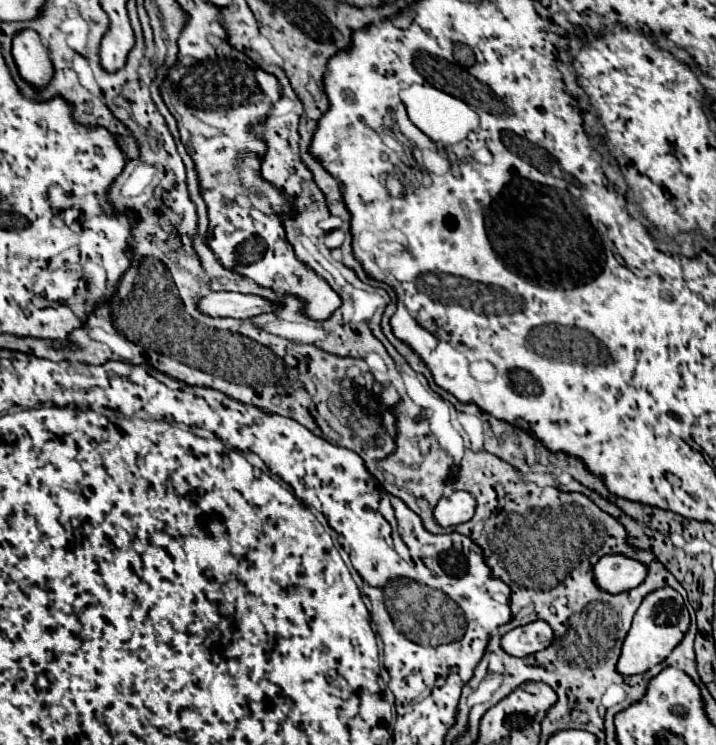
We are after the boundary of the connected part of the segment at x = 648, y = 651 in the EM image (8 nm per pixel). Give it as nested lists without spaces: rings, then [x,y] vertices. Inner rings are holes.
[[[662,587],[646,595],[634,615],[632,629],[626,635],[626,641],[622,645],[622,655],[618,659],[618,671],[622,675],[638,675],[662,663],[670,655],[670,651],[684,639],[684,635],[688,633],[688,627],[690,627],[690,613],[684,605],[682,595],[676,589]]]

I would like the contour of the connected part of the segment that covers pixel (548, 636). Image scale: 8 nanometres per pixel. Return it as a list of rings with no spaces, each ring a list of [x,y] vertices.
[[[534,621],[512,629],[502,637],[502,649],[514,657],[526,657],[552,645],[554,631],[546,621]]]

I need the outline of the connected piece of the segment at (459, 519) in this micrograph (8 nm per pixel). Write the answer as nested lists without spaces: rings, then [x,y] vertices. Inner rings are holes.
[[[454,491],[448,497],[442,497],[434,509],[434,517],[442,527],[466,523],[476,511],[476,499],[468,491]]]

